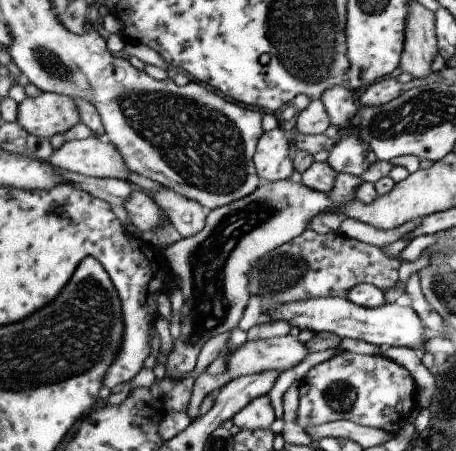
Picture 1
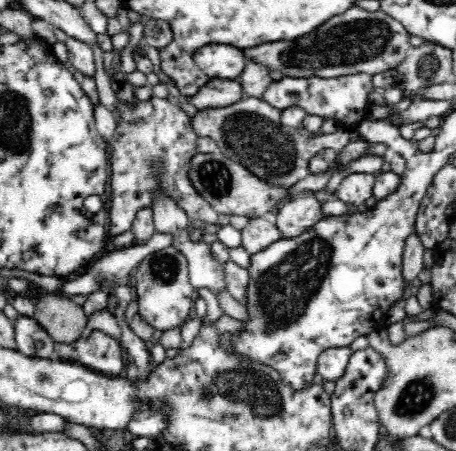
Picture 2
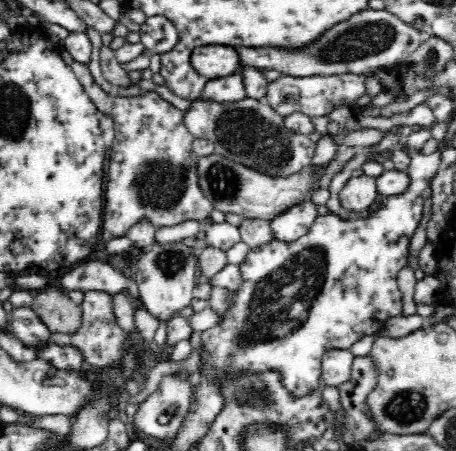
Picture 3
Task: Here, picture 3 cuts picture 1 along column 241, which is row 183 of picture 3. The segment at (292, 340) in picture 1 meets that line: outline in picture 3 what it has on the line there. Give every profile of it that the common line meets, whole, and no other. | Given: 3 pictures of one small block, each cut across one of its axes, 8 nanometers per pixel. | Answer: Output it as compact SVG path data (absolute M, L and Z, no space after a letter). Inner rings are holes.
M358 176L358 178L350 178L346 182L346 186L342 186L342 192L338 194L342 208L350 210L356 216L368 216L370 206L376 202L378 192L378 178L370 178L370 176Z

